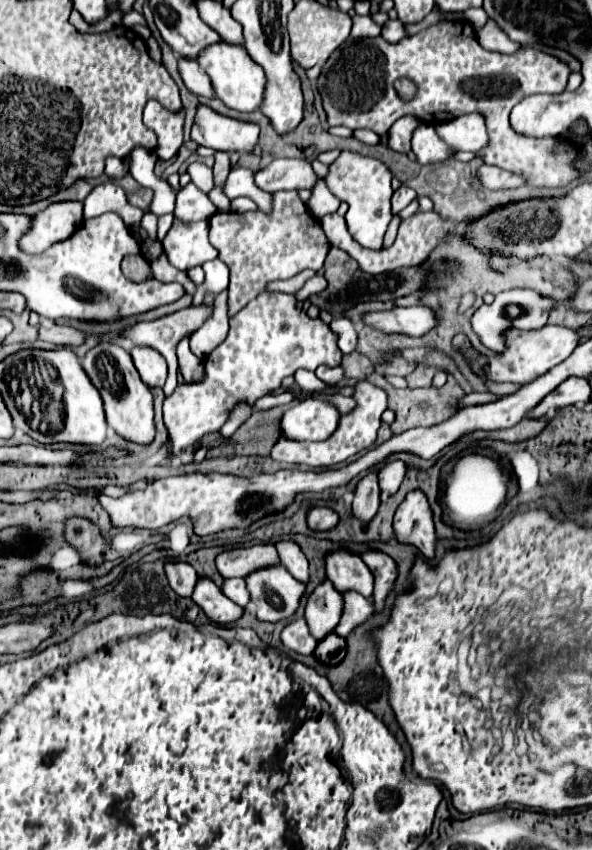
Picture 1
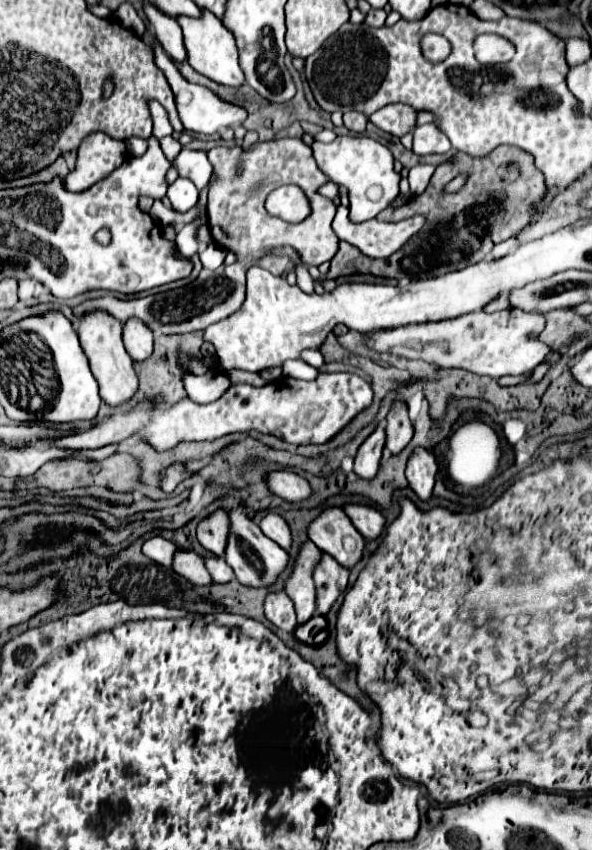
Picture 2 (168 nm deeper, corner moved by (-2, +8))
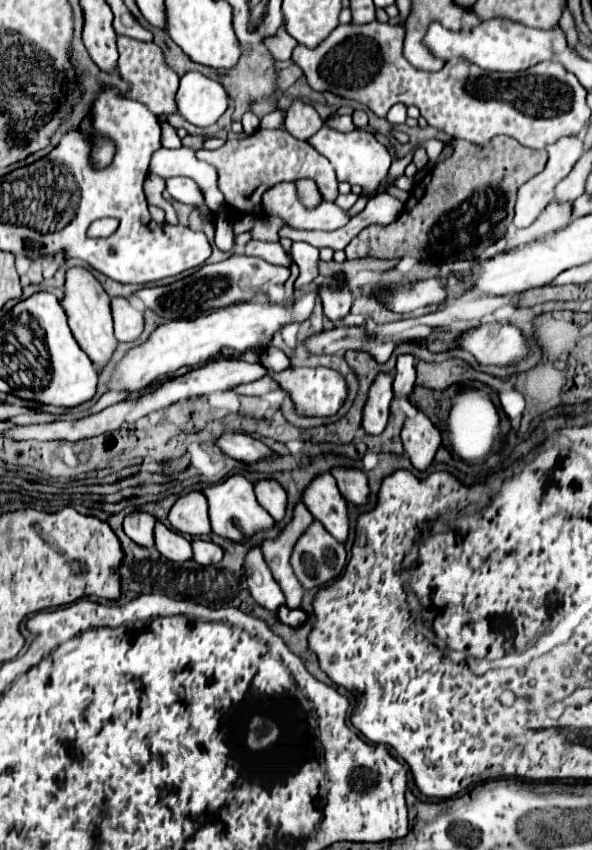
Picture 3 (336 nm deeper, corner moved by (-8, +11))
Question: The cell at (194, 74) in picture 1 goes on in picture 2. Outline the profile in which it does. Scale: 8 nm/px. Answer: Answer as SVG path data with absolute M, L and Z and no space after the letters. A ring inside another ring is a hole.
M144 2L144 14L164 52L176 62L186 60L186 48L182 44L182 30L178 28L178 22L148 2Z

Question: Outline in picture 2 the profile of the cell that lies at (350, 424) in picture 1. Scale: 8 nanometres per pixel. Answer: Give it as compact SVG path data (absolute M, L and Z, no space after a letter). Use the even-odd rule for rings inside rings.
M320 372L310 382L296 380L290 376L280 376L278 380L262 388L250 384L230 386L218 400L208 404L196 404L190 398L184 398L170 410L140 408L126 414L116 414L102 426L96 426L80 434L64 436L54 442L62 448L76 448L76 450L100 448L110 442L124 440L136 432L140 434L142 440L150 442L156 450L168 450L184 440L214 440L230 432L258 430L258 432L280 436L290 444L324 444L370 404L372 404L372 388L368 380L352 372L336 372L336 374Z

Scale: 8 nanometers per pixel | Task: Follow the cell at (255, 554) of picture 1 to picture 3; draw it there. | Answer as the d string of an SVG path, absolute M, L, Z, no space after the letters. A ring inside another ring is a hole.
M198 491L182 495L170 509L168 519L176 531L188 533L192 537L212 533L208 517L208 499Z

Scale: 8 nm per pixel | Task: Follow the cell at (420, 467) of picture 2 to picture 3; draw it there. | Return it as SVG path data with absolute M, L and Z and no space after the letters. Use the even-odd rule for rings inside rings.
M418 411L416 417L406 419L406 425L402 429L402 443L406 457L412 461L412 465L418 471L426 471L436 459L442 437L432 421Z

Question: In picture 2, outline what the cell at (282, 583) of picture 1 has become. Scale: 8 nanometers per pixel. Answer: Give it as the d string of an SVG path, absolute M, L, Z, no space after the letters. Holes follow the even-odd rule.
M228 510L226 512L230 518L230 532L228 532L228 542L224 550L224 560L228 566L232 566L236 578L254 588L270 588L270 584L276 580L276 576L286 568L288 564L288 552L280 548L274 540L264 536L264 532L258 528L258 524L244 514L244 510Z

